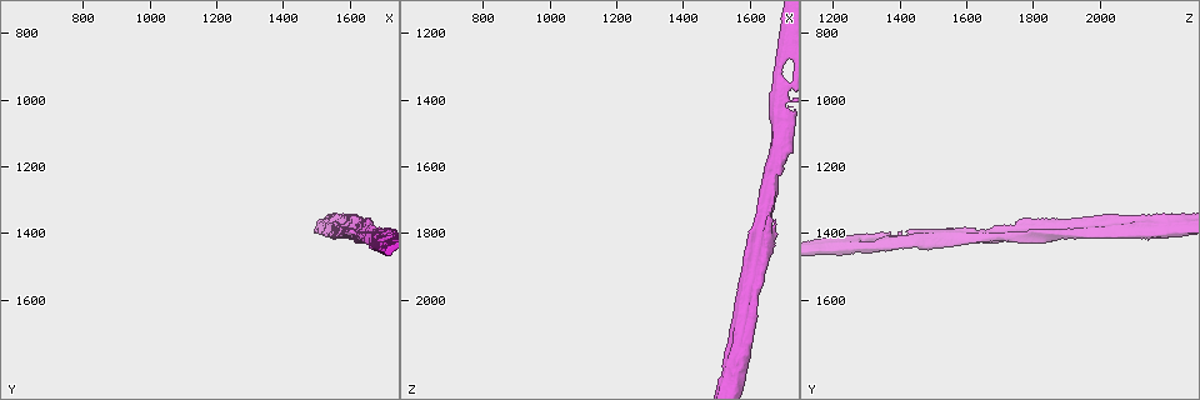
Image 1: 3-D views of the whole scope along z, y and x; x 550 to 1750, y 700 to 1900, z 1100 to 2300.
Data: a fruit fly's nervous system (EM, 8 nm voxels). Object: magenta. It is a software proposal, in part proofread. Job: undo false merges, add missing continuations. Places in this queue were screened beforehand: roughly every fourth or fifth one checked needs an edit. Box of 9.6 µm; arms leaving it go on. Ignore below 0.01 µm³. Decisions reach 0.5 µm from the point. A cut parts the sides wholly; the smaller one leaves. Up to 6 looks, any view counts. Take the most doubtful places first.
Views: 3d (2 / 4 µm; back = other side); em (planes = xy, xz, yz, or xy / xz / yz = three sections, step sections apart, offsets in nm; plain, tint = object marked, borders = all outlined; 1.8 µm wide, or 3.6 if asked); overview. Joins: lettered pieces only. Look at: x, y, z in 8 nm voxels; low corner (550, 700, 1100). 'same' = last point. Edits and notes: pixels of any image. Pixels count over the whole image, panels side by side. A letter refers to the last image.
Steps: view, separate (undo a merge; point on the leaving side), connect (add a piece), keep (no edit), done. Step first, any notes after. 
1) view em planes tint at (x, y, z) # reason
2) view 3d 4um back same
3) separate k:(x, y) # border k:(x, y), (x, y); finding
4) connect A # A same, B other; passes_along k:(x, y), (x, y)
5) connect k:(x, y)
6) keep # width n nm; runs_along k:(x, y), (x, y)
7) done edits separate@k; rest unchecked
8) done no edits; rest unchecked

view 3d 4um back at (1670, 1410, 1590) # branch point

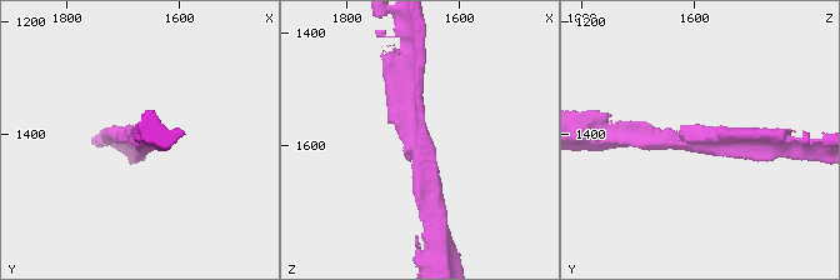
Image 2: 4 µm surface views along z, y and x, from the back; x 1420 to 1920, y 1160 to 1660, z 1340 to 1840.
view em planes plain at (1665, 1410, 1585) # arms 3; arm_widths 190, 200, 280 nm

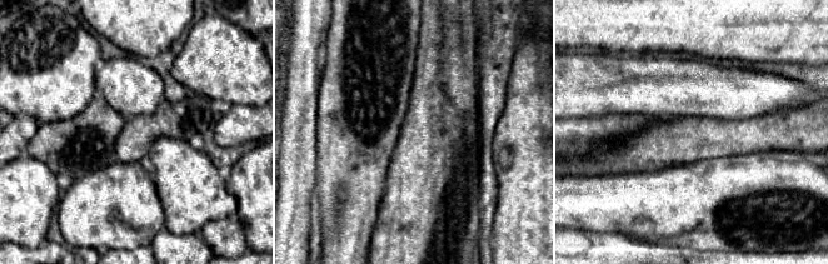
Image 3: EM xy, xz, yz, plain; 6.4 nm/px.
view em planes borders same # see the neighbours

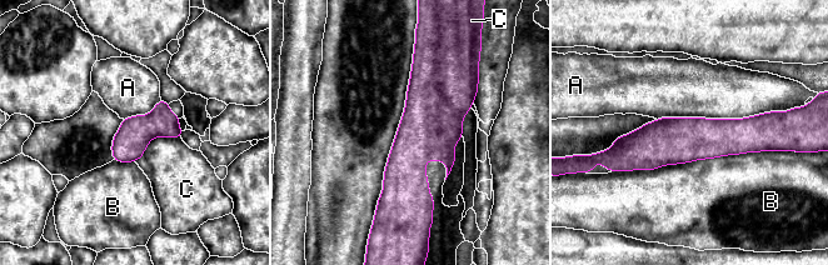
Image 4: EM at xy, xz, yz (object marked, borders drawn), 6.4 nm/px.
keep # A other, B other, C other; runs_along 4:(766, 126), (748, 135), (617, 146); one cell here

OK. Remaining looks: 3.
view 3d 4um at (1690, 1440, 1270) # arms run side by side

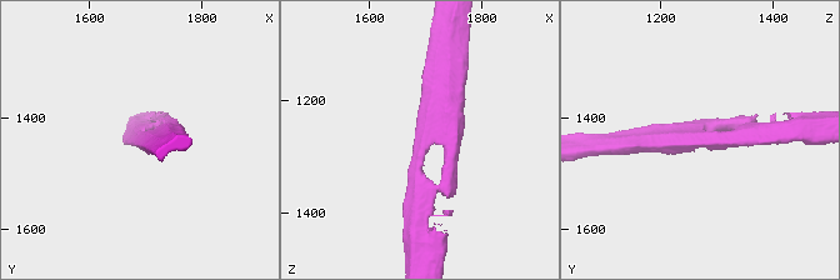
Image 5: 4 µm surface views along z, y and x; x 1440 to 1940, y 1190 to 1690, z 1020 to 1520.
view em planes tint at (1695, 1440, 1280) # arms 3; arm_widths 190, 200, 220 nm

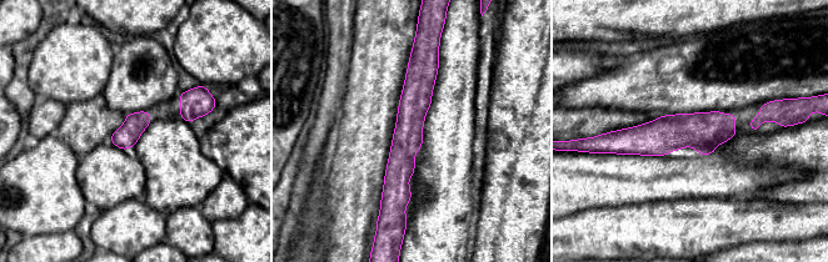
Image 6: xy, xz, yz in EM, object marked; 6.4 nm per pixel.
view em planes borders same # what lies round it

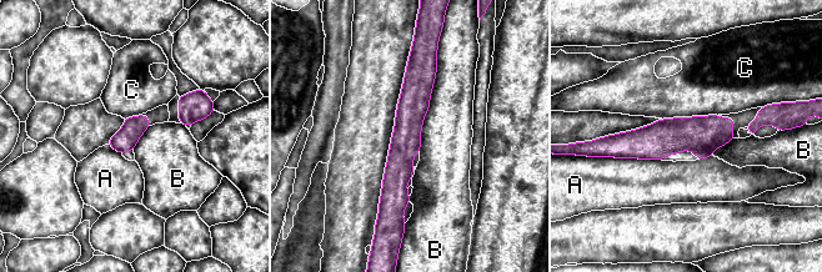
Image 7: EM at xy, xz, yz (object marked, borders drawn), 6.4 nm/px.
keep # width 150 nm; A other, B other, C other; continuous, no second cell

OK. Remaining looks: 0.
done no edits; rest unchecked

